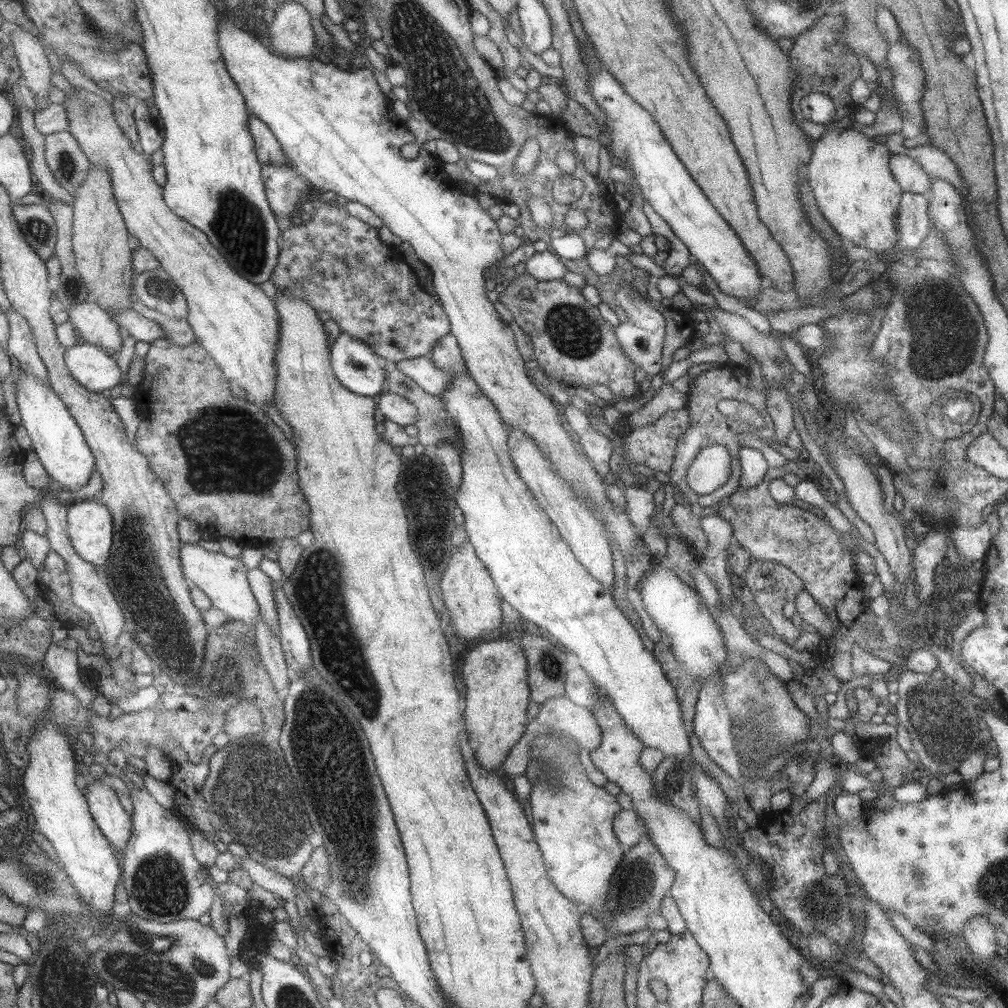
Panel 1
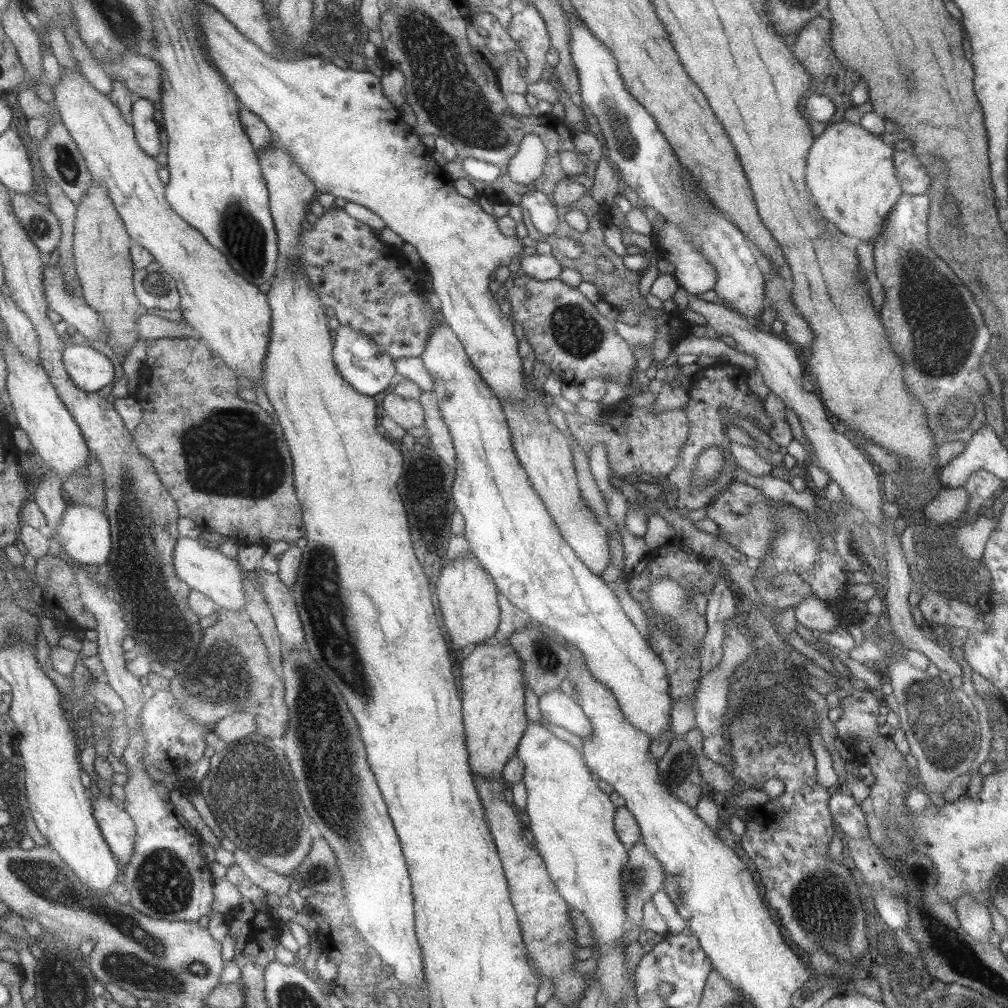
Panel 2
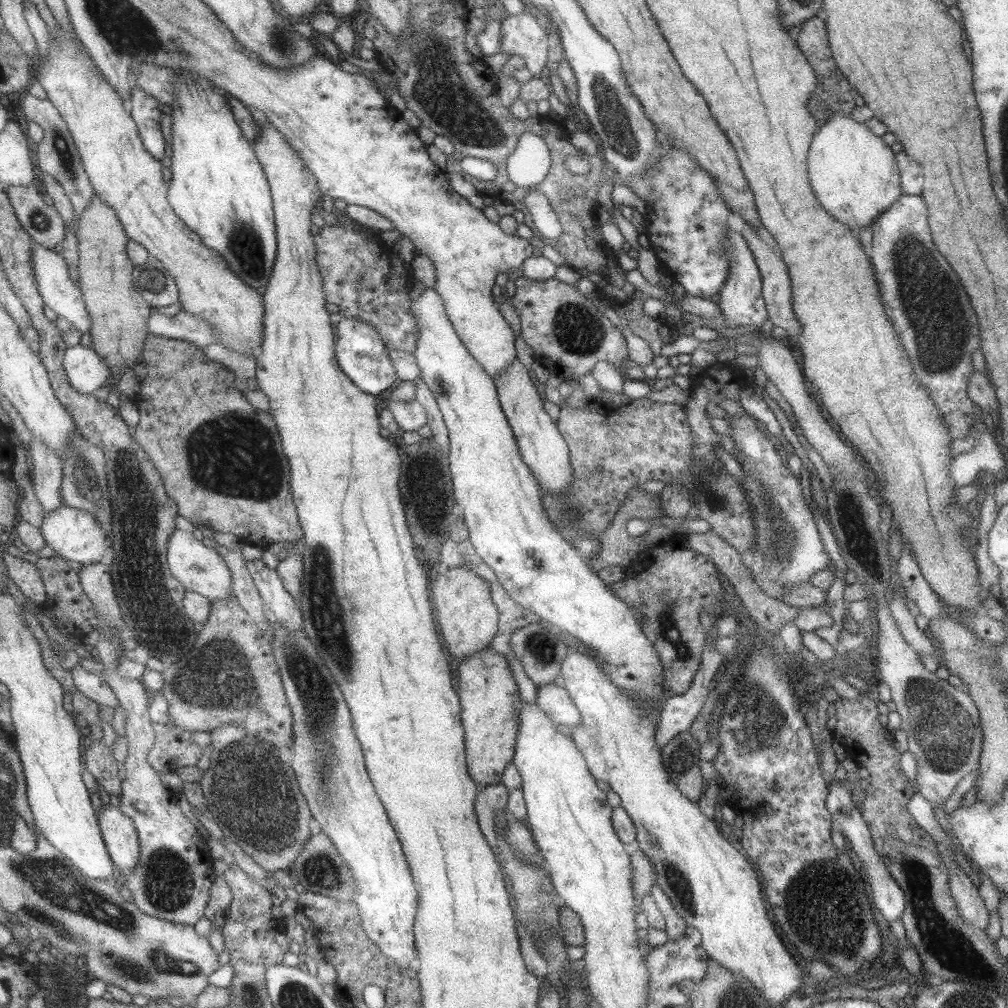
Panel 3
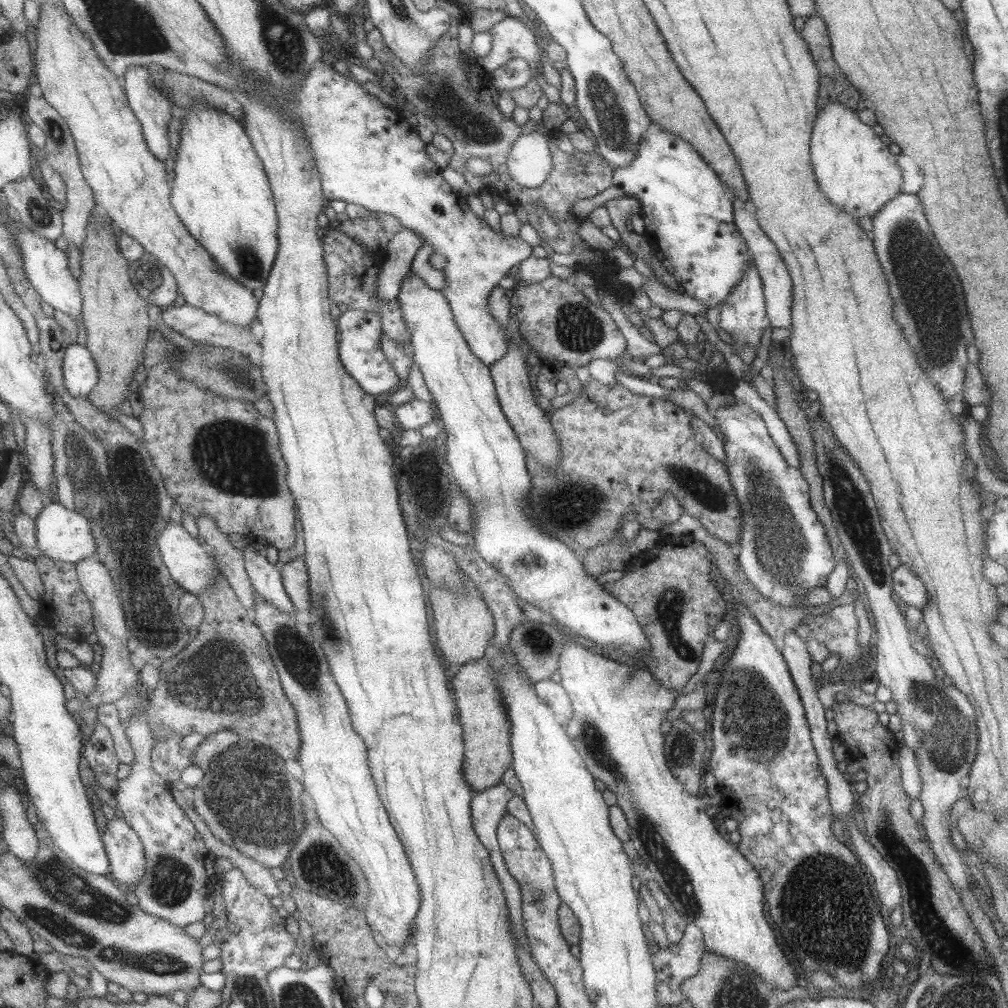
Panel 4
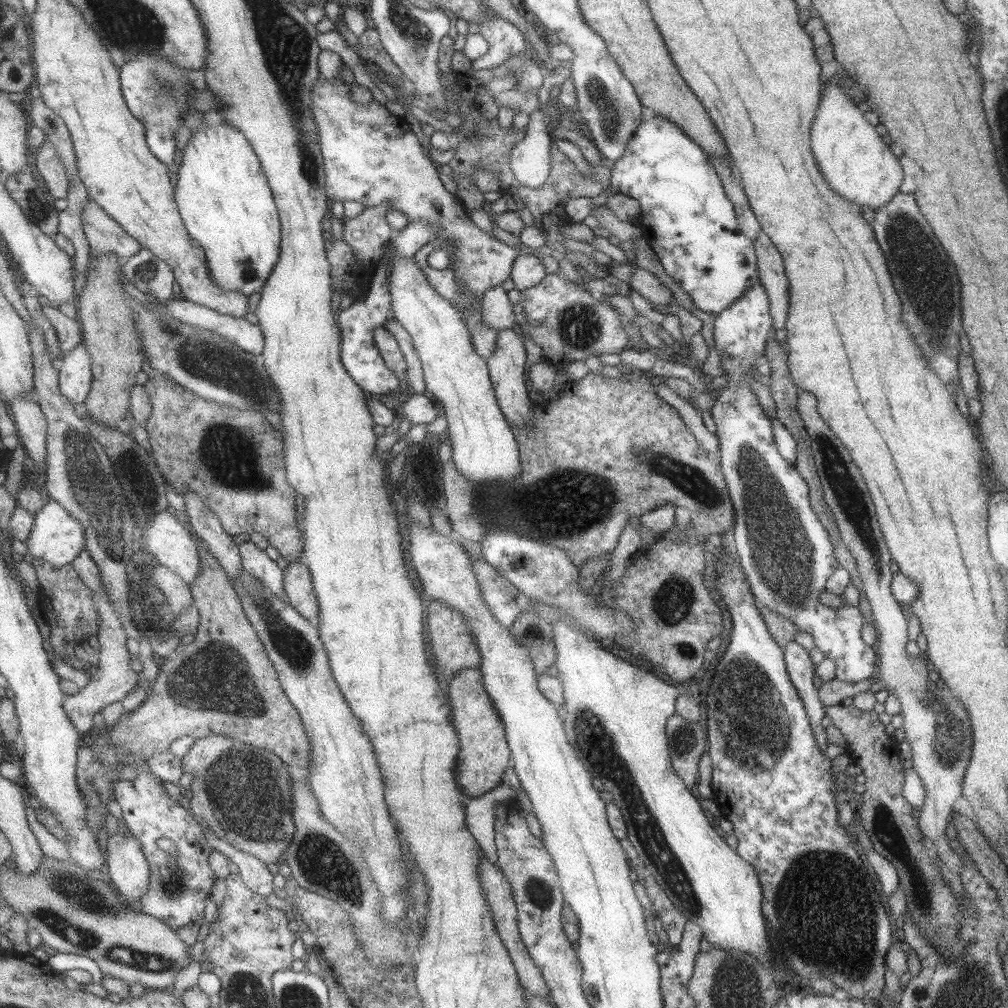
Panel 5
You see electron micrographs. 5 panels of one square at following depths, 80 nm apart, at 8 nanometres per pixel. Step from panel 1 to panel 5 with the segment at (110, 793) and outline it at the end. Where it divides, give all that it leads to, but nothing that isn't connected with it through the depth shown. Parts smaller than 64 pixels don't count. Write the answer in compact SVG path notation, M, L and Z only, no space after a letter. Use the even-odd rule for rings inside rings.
M117 830L112 837L107 838L107 874L114 889L129 904L140 900L150 886L150 867L141 848L139 841L129 831Z

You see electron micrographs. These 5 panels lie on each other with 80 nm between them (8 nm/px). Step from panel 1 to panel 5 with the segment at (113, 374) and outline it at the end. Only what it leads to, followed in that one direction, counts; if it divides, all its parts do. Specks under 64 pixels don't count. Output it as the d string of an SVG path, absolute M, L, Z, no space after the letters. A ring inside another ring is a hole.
M81 344L65 357L60 369L61 392L76 406L84 406L89 398L94 379L92 366L93 358Z

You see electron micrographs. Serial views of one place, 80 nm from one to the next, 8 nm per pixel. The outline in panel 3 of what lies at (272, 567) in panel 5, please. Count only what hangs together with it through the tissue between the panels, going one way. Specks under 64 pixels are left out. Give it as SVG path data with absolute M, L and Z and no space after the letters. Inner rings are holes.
M261 559L244 561L247 572L263 599L265 608L274 614L278 623L289 627L294 633L295 629L304 626L301 621L299 606L294 598L283 588L276 569L268 568Z

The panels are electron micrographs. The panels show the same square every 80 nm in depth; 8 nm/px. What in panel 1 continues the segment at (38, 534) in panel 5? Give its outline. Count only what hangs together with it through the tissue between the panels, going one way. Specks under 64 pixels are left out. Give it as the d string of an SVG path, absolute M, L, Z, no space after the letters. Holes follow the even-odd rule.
M80 498L68 509L69 538L81 558L103 566L114 538L113 518L101 500Z

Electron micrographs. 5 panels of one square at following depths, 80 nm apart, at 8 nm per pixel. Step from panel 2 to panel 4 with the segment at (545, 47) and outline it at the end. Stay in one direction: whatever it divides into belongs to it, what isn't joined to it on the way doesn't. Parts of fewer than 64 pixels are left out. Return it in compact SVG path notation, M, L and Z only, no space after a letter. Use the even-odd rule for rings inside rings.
M503 16L488 30L491 35L491 48L484 57L471 61L491 74L512 58L523 58L534 69L539 60L539 47L535 35L521 21L513 16Z

